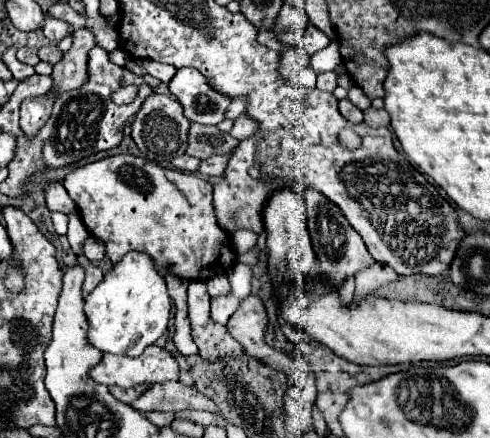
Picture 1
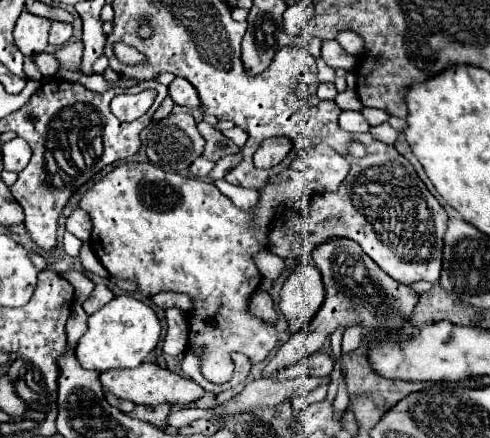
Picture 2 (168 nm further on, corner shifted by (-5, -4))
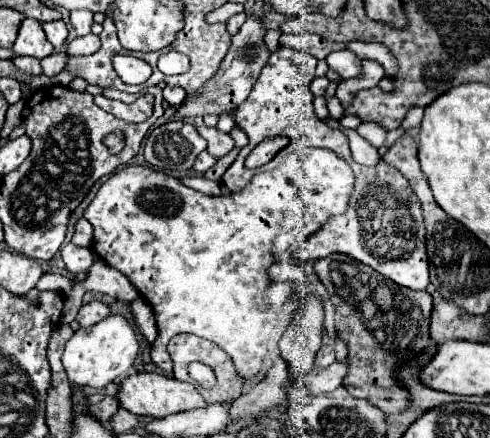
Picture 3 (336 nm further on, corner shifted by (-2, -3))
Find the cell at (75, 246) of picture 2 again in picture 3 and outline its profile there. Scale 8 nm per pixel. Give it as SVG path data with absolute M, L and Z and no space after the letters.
M72 242L62 248L62 258L66 262L66 268L72 274L86 272L92 266L92 262L94 262L94 254L92 254L90 248L82 248L82 246L76 246Z

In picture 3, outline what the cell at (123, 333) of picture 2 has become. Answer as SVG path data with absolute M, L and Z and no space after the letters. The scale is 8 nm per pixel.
M110 314L98 324L74 332L74 336L66 342L62 364L66 368L72 386L76 384L76 386L104 388L108 382L118 380L134 366L138 352L140 352L140 342L134 322L124 314Z

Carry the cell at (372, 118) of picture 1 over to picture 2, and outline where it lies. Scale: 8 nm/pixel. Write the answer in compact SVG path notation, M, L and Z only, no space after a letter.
M389 123L371 127L369 133L371 133L375 139L379 139L381 143L387 143L387 145L395 145L395 141L397 141L397 137L399 137L399 133L397 133Z

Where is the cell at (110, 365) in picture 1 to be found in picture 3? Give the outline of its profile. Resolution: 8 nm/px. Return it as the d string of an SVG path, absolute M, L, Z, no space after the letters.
M138 372L138 374L126 376L118 386L116 398L118 398L120 406L130 410L132 414L152 416L152 418L164 418L168 414L184 412L190 408L200 408L206 404L204 398L200 396L200 392L192 384L180 382L180 380L164 376L164 374L154 374L154 372Z

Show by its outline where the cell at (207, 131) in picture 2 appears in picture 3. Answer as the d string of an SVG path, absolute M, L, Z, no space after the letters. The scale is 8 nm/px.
M200 126L198 132L200 132L202 138L206 138L208 152L214 158L222 158L222 156L226 156L234 148L234 142L232 142L230 134L224 134L224 132L220 132L216 128L208 128L208 126Z

